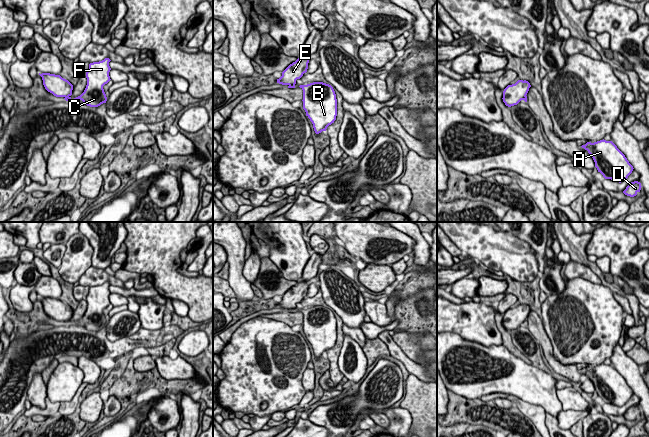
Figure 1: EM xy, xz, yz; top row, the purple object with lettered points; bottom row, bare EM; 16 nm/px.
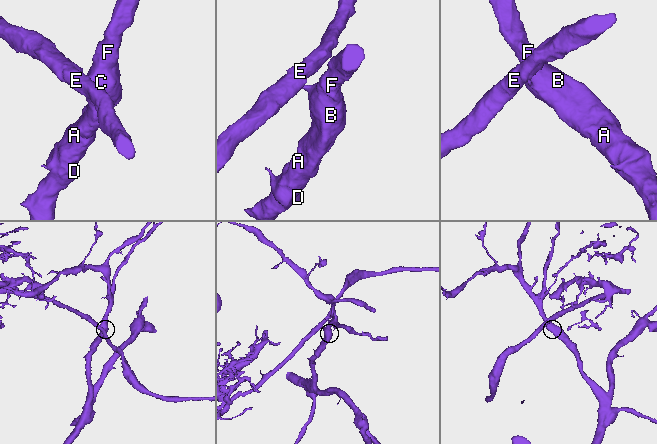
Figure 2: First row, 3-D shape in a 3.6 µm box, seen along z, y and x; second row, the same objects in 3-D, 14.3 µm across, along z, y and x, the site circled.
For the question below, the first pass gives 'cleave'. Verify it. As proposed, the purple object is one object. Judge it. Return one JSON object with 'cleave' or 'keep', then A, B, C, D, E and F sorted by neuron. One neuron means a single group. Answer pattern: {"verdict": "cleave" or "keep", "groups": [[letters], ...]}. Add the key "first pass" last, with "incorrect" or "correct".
{"verdict": "cleave", "groups": [["A", "B", "C", "D", "F"], ["E"]], "first pass": "correct"}

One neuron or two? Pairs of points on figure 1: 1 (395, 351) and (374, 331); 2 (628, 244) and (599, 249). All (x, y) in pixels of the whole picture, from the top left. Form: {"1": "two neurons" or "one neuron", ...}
{"1": "two neurons", "2": "one neuron"}

